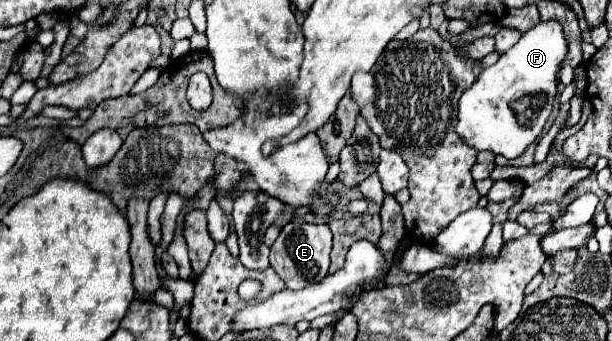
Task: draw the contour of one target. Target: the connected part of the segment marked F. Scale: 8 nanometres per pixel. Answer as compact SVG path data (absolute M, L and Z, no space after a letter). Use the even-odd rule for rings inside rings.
M541 20L531 30L523 32L519 42L509 48L497 64L485 68L475 84L461 96L457 134L477 150L493 150L509 160L517 158L541 134L543 124L551 114L553 98L557 94L557 74L567 62L567 52L569 44L561 22ZM525 96L531 98L533 116L521 122L513 104Z

